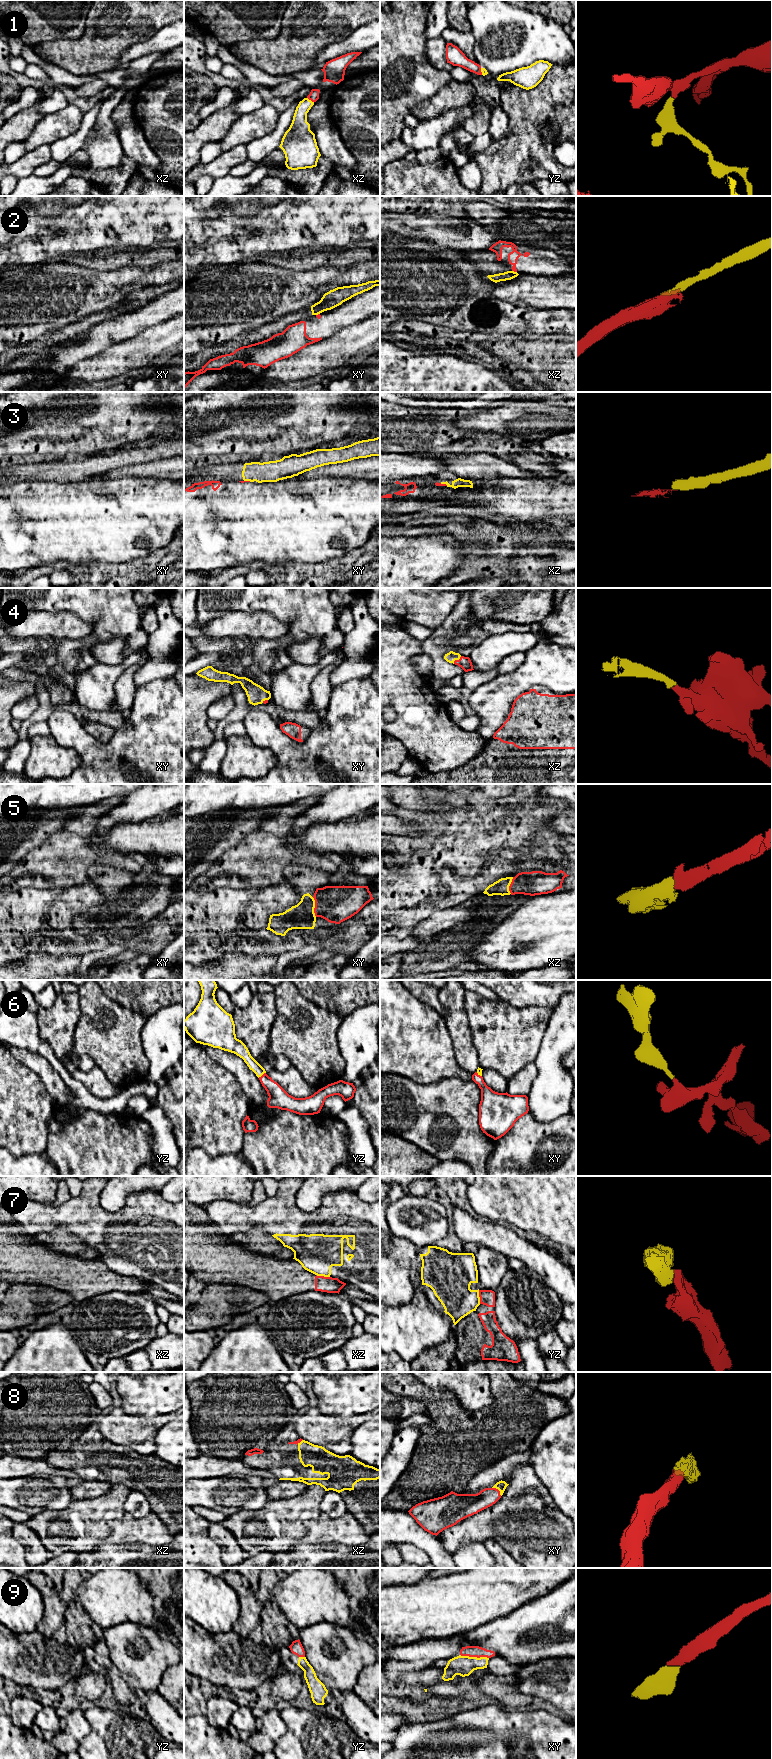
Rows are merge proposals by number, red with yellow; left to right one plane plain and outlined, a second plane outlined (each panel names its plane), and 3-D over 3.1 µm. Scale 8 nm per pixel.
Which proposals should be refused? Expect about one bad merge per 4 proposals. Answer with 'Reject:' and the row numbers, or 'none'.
Reject: 2, 3, 7

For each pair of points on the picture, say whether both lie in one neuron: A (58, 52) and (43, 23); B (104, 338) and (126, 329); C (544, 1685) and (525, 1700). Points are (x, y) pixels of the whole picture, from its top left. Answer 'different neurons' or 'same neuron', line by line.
A: different neurons
B: same neuron
C: different neurons

